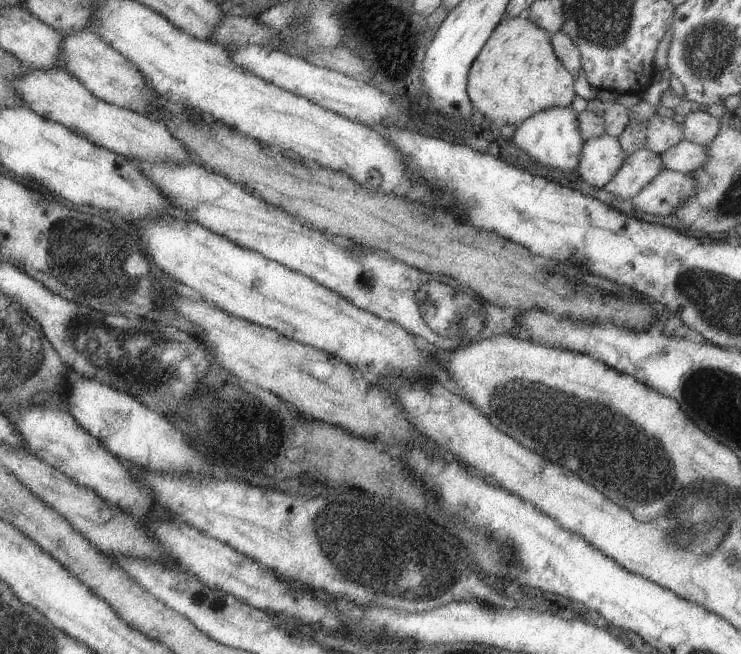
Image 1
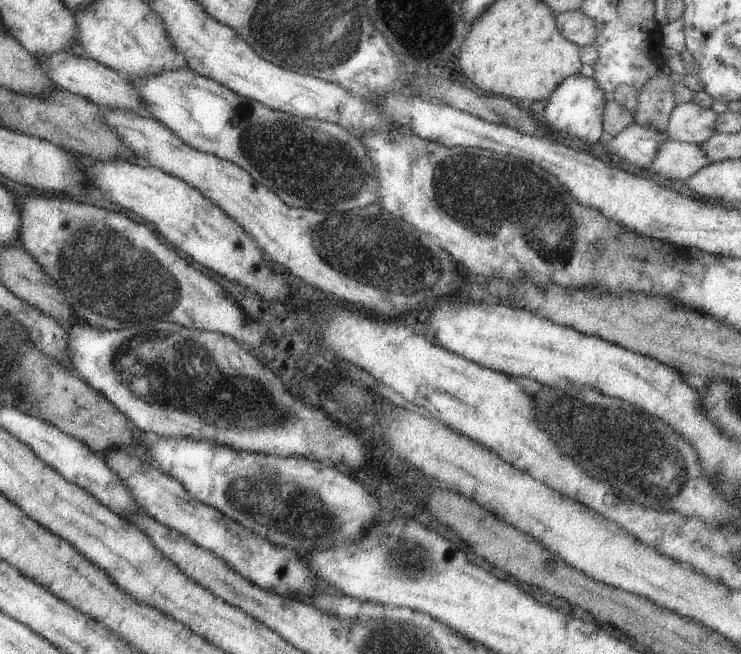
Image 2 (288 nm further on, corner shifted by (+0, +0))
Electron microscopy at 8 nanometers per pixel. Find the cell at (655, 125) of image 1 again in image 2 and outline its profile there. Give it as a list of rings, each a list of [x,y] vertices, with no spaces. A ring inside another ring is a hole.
[[[693,102],[677,104],[671,110],[665,128],[667,140],[699,146],[715,134],[715,120],[717,114],[713,114],[709,108],[699,108]]]

